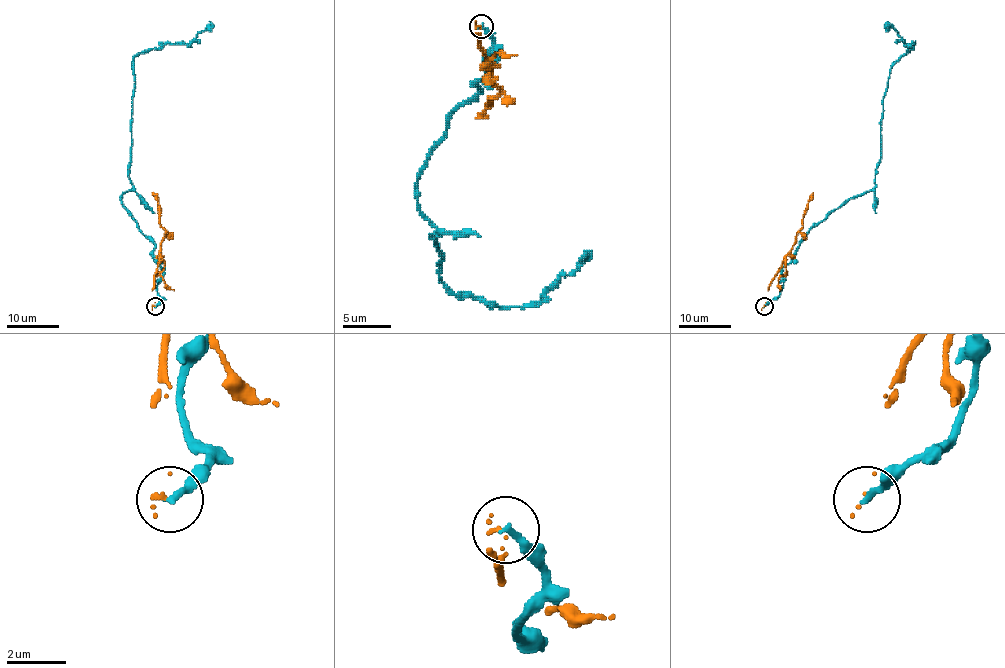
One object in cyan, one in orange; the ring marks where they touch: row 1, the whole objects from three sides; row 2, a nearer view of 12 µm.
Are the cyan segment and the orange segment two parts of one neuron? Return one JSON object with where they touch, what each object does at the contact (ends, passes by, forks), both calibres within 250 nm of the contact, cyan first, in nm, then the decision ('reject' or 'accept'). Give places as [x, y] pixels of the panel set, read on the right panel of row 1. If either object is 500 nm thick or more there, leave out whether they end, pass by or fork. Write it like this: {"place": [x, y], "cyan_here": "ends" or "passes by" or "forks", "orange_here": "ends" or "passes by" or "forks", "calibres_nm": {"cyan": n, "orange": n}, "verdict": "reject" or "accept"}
{"place": [764, 306], "cyan_here": "ends", "orange_here": "ends", "calibres_nm": {"cyan": 240, "orange": 110}, "verdict": "reject"}

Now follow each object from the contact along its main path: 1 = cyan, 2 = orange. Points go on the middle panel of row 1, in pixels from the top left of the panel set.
1: (480, 26), (495, 60), (417, 178), (417, 207), (444, 256), (439, 277), (456, 294), (533, 306), (591, 251)
2: (480, 26), (475, 33), (490, 62), (490, 79), (499, 91), (475, 118)

